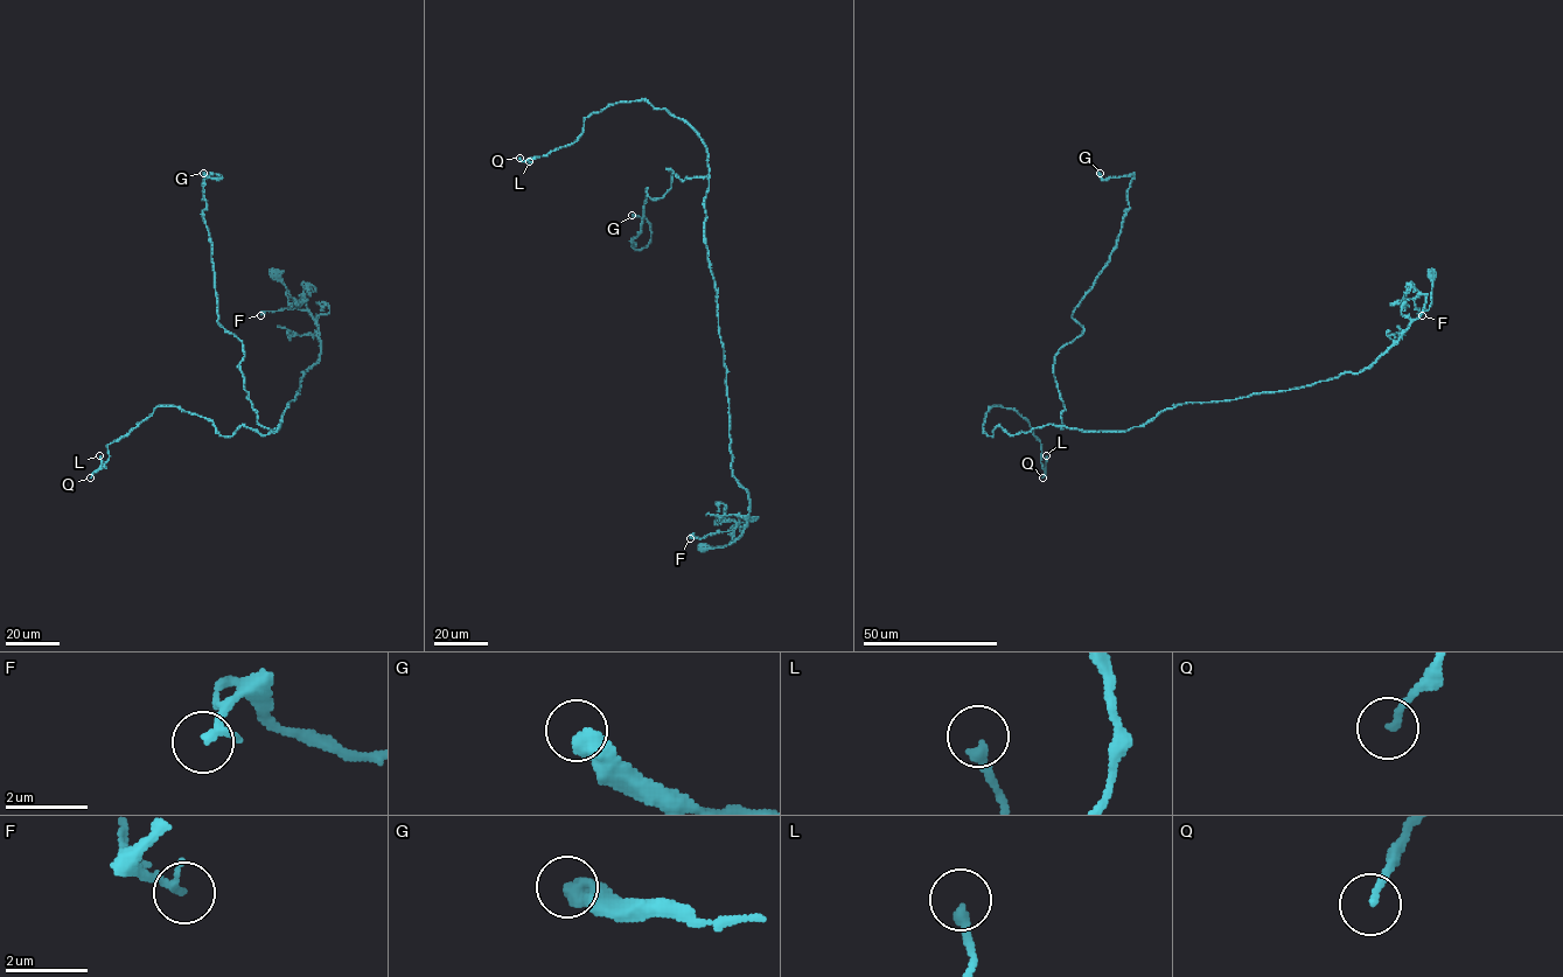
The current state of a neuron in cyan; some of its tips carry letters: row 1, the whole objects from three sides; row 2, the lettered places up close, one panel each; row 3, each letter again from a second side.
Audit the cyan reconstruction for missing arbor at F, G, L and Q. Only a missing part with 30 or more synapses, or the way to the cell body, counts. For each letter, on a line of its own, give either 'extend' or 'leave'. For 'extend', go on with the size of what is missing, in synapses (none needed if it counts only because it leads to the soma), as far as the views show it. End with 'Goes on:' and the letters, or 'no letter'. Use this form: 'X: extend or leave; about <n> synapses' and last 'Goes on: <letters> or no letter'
F: leave
G: leave
L: leave
Q: leave
Goes on: no letter

